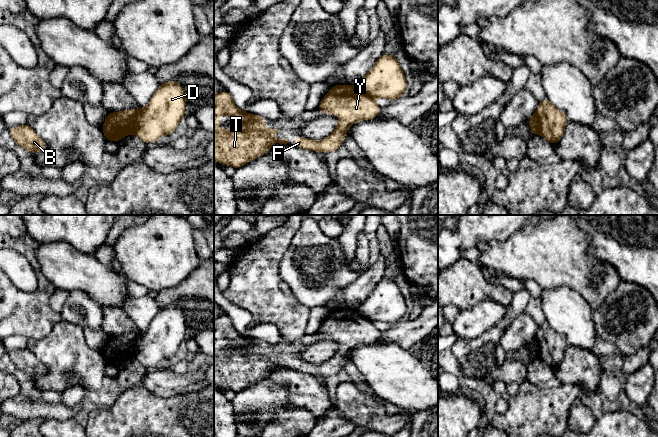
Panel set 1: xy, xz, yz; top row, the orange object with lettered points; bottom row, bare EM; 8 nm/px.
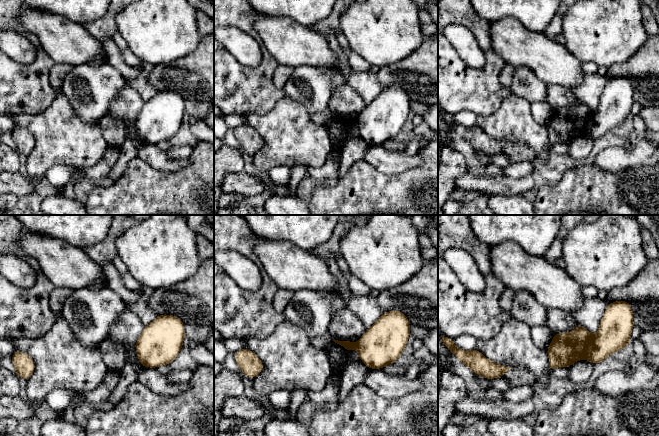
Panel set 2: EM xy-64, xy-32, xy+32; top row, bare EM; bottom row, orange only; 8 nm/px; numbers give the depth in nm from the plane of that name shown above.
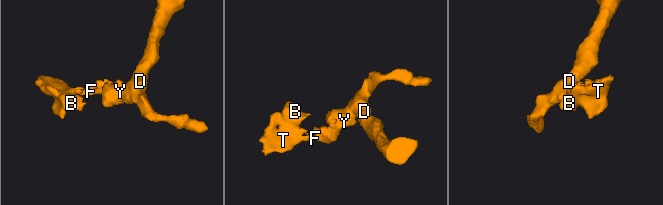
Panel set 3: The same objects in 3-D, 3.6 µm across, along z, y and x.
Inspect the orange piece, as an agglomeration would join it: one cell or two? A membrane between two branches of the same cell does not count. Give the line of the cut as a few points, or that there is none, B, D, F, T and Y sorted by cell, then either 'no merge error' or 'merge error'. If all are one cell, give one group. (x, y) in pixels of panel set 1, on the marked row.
cut xy (140, 109), (136, 115), (133, 133); groups B F T Y / D; merge error

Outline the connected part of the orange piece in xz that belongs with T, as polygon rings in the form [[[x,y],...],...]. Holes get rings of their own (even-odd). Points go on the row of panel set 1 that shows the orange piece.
[[[226,90],[214,95],[214,159],[220,164],[238,169],[261,155],[268,154],[276,144],[289,139],[274,139],[280,129],[265,129],[266,118],[237,109]],[[218,116],[236,119],[237,129],[219,129]]]

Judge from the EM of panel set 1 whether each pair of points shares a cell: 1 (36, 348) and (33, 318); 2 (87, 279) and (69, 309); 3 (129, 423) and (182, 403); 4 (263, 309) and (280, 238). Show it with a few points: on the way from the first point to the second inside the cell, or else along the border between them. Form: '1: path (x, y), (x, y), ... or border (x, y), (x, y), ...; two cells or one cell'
1: border (53, 325), (52, 329), (41, 338), (29, 339); two cells
2: border (69, 291), (85, 291), (100, 304); two cells
3: path (142, 416), (169, 416); one cell
4: path (263, 291), (263, 256); one cell

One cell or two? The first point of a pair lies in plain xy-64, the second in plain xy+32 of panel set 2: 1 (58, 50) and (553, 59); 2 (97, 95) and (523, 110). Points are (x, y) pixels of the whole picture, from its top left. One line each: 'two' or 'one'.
1: one
2: two

